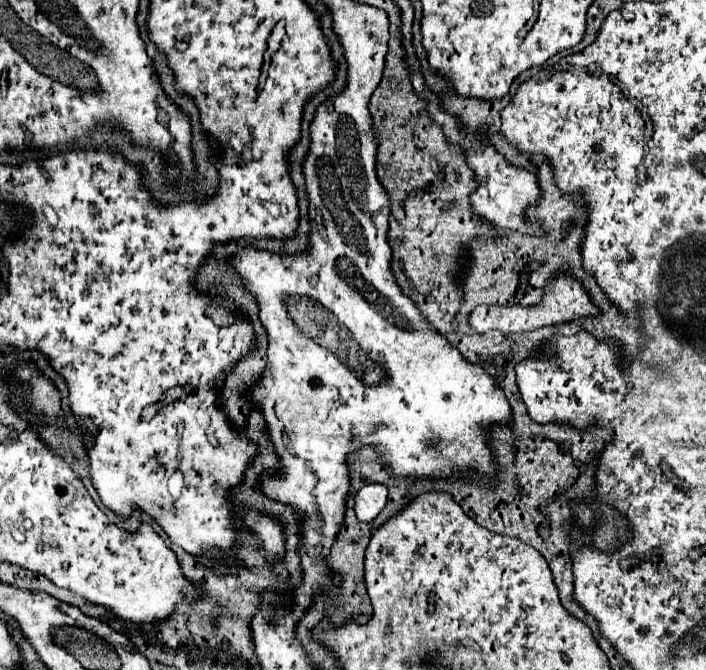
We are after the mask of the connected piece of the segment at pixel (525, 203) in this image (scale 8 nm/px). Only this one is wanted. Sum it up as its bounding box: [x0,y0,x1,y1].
[427,99,541,233]

